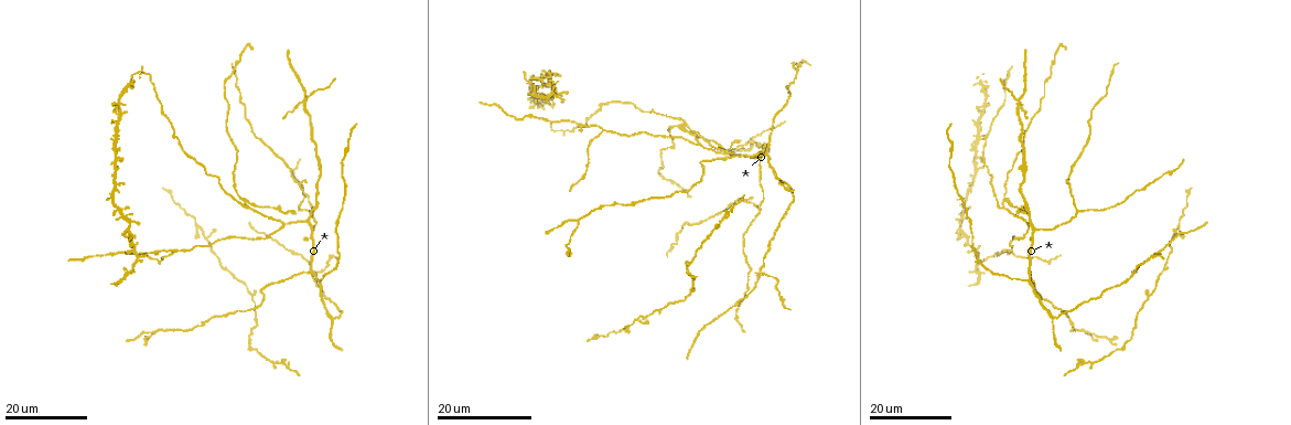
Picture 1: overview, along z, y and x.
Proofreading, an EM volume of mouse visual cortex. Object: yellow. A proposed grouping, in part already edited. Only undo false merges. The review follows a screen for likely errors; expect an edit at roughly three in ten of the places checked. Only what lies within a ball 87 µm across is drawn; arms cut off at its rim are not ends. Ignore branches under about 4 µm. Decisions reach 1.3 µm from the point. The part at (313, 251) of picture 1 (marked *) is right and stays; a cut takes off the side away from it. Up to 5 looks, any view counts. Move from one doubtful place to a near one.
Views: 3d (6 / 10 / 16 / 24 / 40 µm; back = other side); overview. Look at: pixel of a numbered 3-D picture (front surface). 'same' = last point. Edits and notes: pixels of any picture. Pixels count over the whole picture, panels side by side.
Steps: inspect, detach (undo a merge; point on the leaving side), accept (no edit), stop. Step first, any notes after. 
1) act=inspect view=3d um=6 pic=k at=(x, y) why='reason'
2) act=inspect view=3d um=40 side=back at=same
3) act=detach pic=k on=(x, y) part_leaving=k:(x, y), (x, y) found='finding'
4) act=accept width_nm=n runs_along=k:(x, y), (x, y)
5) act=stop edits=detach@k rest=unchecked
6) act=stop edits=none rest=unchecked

act=inspect view=3d um=16 pic=1 at=(760, 161) why='three arms meet'

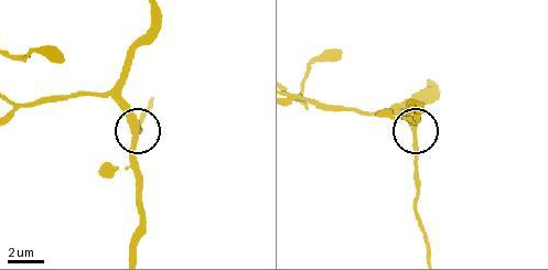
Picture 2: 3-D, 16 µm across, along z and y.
act=inspect view=3d um=6 pic=2 at=(415, 133)

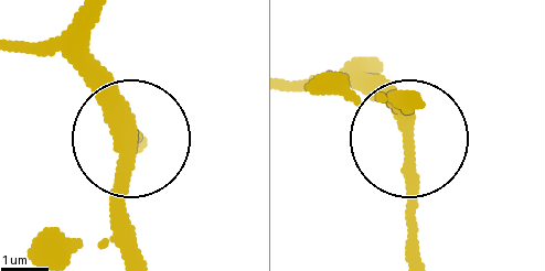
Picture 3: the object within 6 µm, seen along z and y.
act=accept width_nm=300 found='all the same neuron'

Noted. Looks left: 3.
act=inspect view=3d um=24 pic=1 at=(284, 226) why='a fork'

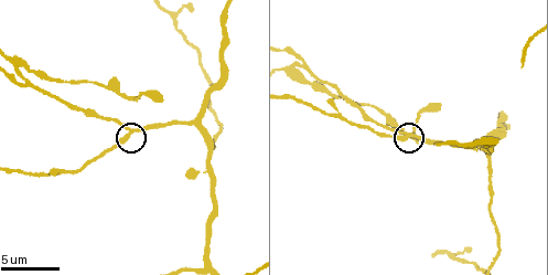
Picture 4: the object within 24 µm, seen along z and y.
act=inspect view=3d um=10 pic=4 at=(127, 133) why='zoom in'

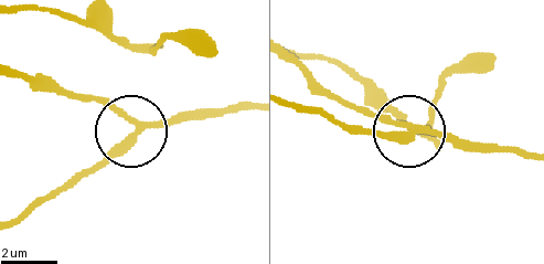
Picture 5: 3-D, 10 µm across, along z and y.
act=accept side_arm_um=63 runs_along=5:(248, 111), (191, 111), (141, 127), (80, 179) found='all the same neuron'

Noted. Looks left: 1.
act=inspect view=3d um=6 pic=4 at=(482, 143) why='two arms in line, one across'

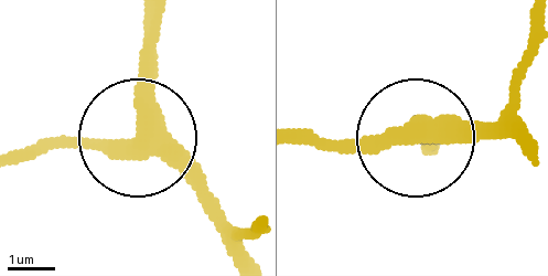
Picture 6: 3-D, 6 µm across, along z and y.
act=accept width_nm=410 runs_along=6:(159, 24), (142, 131), (119, 144), (28, 144) found='all the same neuron'

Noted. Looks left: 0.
act=stop edits=none rest=unchecked

